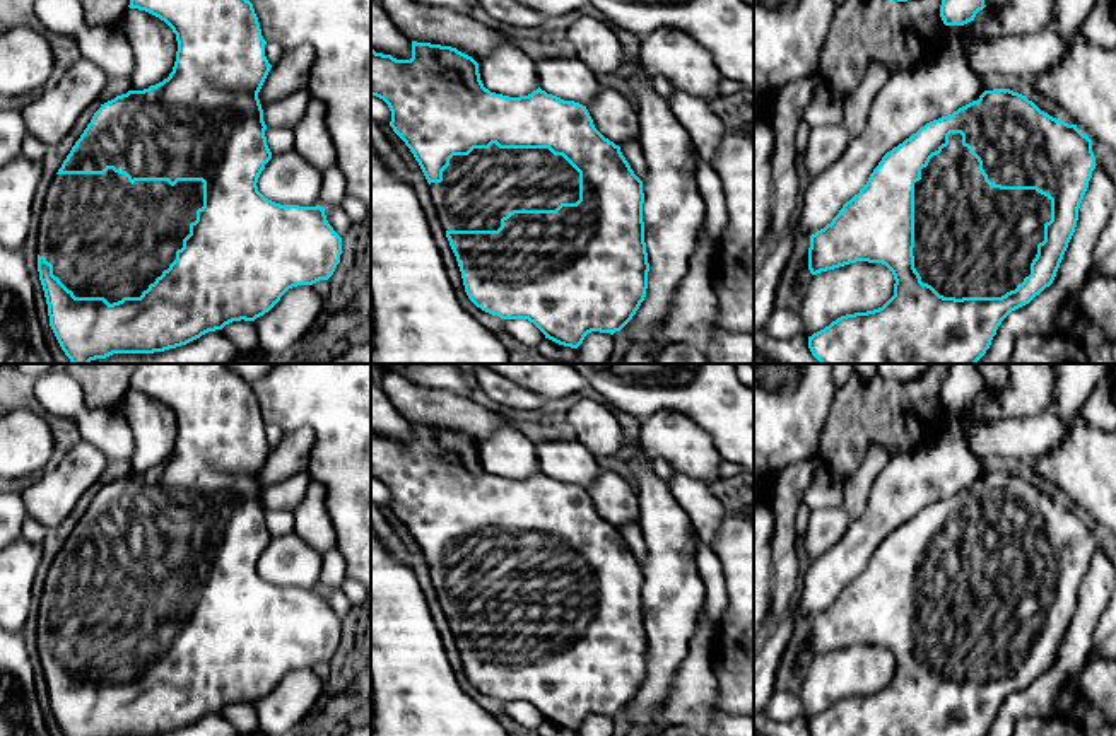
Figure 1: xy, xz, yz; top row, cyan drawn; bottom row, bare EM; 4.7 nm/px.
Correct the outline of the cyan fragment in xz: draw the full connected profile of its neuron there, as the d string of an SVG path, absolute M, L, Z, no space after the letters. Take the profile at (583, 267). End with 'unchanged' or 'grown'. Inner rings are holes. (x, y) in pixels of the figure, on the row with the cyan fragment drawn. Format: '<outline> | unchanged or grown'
M412 41L412 58L396 60L391 55L376 53L371 48L371 96L383 99L390 111L390 126L405 142L419 162L427 183L439 222L446 231L449 246L456 256L465 292L482 311L501 319L528 319L545 338L571 348L578 348L591 331L620 331L636 314L648 289L648 253L643 222L643 181L634 174L620 147L605 138L593 125L586 106L547 94L540 87L528 96L509 97L484 87L479 63L451 46Z | grown

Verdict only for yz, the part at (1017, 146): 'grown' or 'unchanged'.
grown

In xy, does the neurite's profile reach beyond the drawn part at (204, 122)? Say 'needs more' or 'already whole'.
needs more

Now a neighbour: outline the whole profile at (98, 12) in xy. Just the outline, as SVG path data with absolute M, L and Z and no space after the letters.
M79 0L87 26L118 24L123 14L130 9L130 0Z

